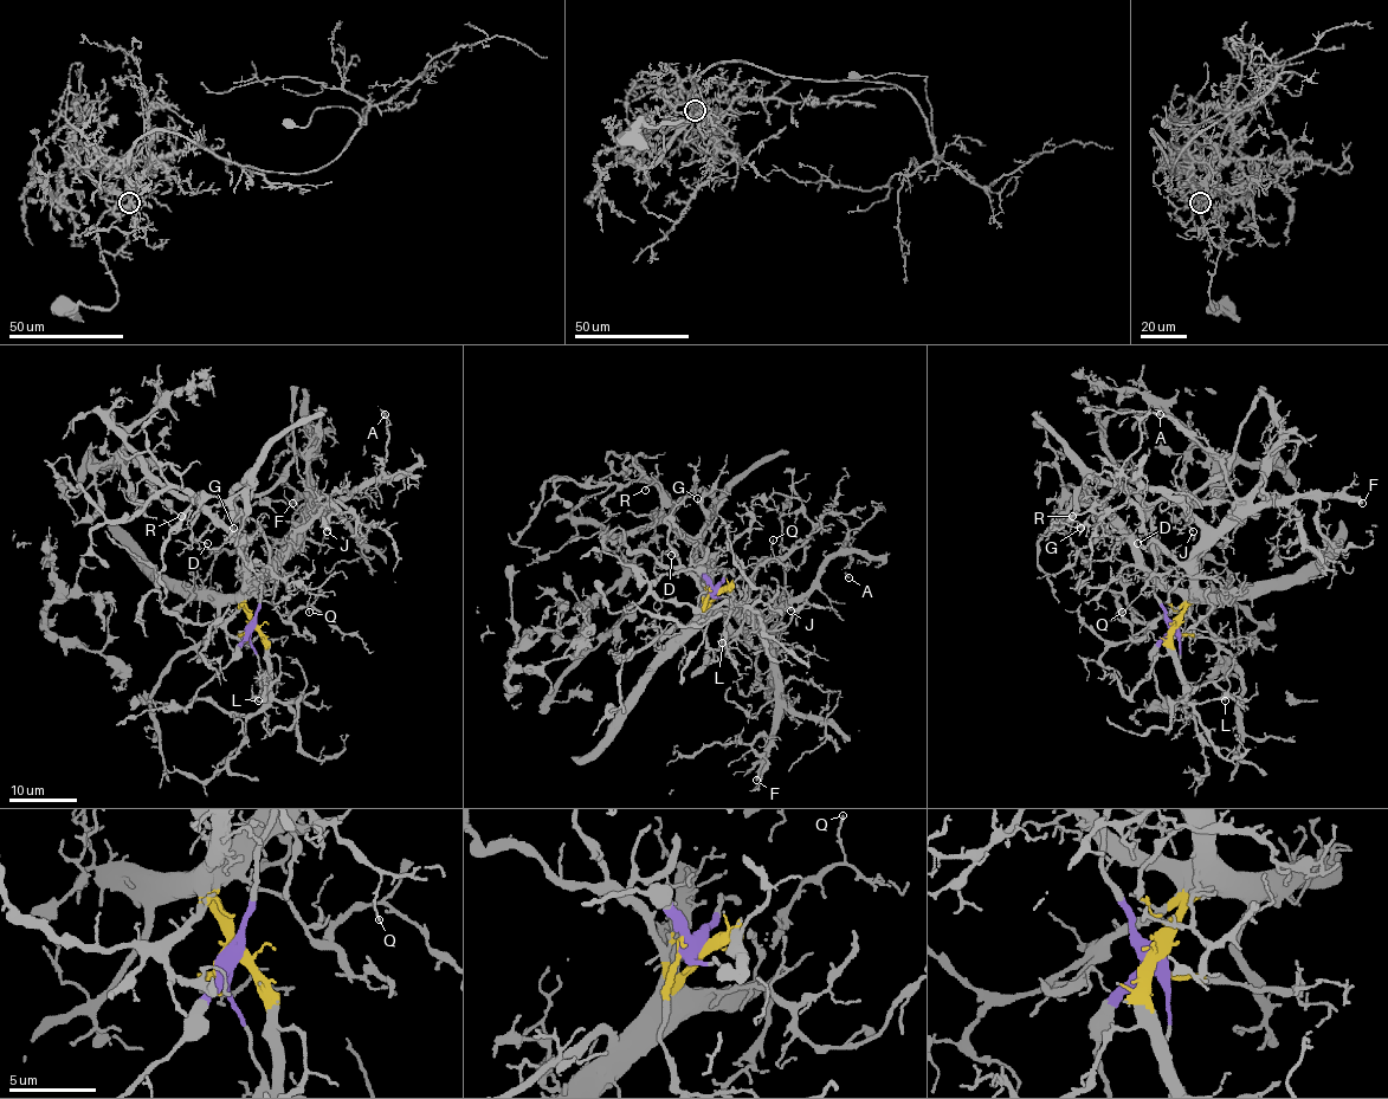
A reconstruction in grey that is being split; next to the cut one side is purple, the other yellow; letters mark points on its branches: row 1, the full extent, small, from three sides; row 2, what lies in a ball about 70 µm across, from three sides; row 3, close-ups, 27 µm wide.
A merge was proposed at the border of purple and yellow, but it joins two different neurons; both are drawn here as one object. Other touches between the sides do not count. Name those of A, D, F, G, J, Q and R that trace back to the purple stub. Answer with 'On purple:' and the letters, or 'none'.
On purple: none

